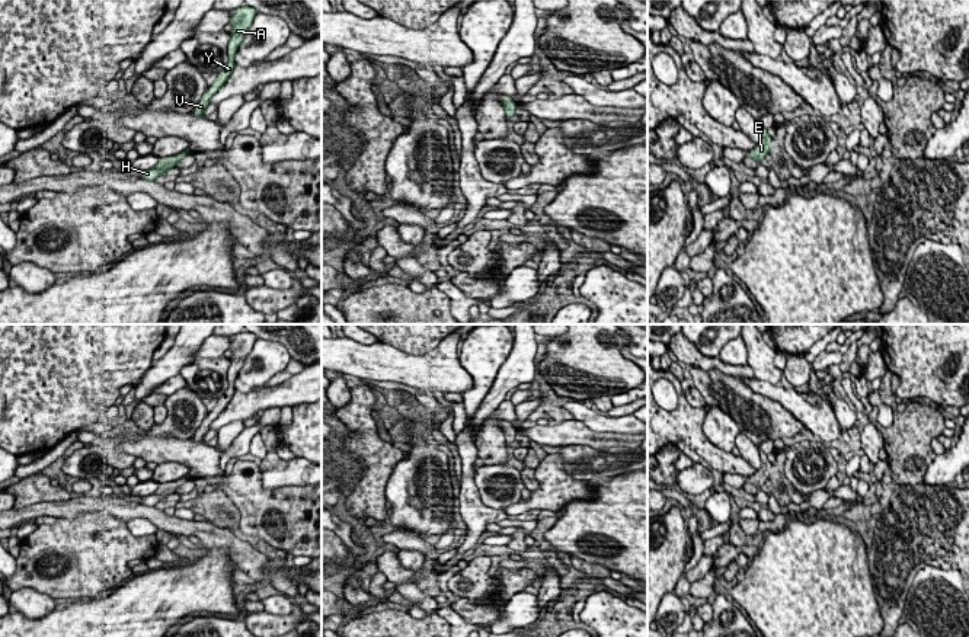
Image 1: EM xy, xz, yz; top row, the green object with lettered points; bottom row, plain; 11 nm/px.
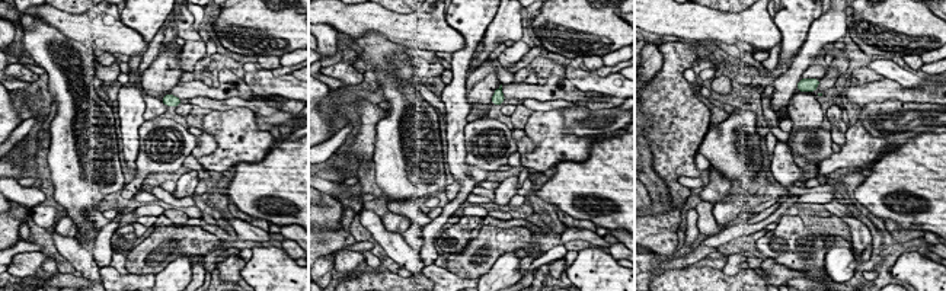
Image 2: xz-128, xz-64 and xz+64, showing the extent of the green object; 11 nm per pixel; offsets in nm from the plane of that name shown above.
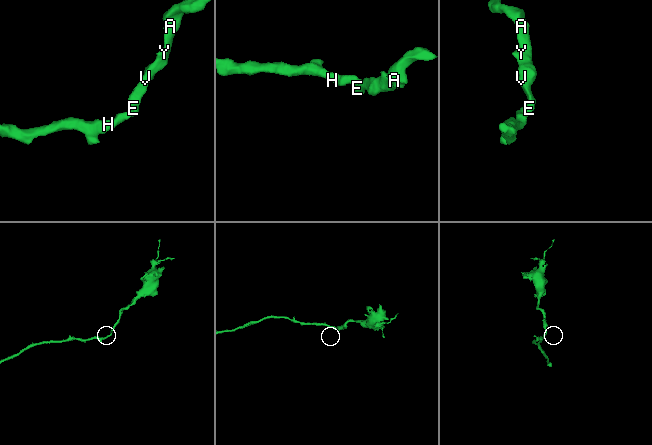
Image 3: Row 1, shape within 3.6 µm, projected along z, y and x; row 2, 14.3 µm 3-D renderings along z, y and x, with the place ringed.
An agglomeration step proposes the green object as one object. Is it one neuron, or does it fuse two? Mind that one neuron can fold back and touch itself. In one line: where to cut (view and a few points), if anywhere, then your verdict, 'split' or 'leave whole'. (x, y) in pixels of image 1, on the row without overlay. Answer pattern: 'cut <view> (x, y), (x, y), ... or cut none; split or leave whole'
cut none; leave whole

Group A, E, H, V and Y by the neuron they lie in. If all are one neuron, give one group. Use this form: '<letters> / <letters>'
A E H V Y

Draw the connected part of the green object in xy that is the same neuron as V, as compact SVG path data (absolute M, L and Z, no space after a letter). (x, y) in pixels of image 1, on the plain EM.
M242 332L231 336L230 348L228 348L228 350L231 352L230 368L228 368L228 388L217 400L215 407L211 412L208 412L208 414L201 422L201 426L194 435L195 442L204 442L204 436L210 430L212 420L226 409L226 406L230 403L231 397L234 396L236 393L234 381L237 378L240 368L244 364L246 356L250 353L256 339L258 337L249 332Z

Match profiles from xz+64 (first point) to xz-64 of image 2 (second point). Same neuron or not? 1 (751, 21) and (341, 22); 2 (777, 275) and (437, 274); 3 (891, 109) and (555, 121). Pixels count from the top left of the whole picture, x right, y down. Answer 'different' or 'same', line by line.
1: same
2: different
3: different

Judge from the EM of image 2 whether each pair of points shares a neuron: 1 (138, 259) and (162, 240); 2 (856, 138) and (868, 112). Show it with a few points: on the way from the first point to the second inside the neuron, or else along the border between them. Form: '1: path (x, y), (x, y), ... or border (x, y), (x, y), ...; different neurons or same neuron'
1: path (144, 258), (156, 246); same neuron
2: border (857, 118), (872, 136); different neurons

